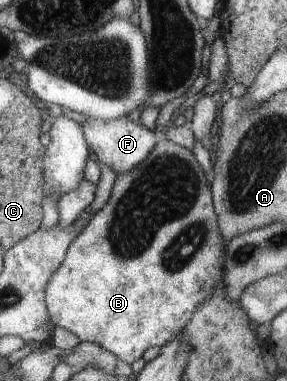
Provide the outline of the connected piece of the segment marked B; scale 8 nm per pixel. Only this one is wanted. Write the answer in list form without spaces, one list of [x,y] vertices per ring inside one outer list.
[[[165,136],[160,138],[152,152],[149,152],[143,160],[143,163],[136,165],[127,173],[118,173],[108,202],[96,212],[72,242],[66,258],[57,268],[55,274],[52,275],[51,282],[47,284],[47,308],[50,310],[54,325],[66,328],[82,341],[98,344],[98,346],[112,352],[119,360],[128,362],[128,364],[142,358],[142,355],[150,346],[163,347],[166,343],[172,342],[175,336],[180,334],[190,322],[195,310],[211,296],[219,281],[224,278],[225,240],[219,229],[218,213],[214,212],[215,204],[212,204],[213,196],[210,187],[206,182],[206,178],[204,178],[204,170],[200,168],[194,154],[183,145],[168,141]]]

